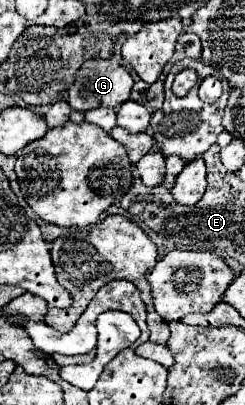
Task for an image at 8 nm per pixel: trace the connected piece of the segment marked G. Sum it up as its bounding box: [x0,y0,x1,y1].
[69,59,133,113]

